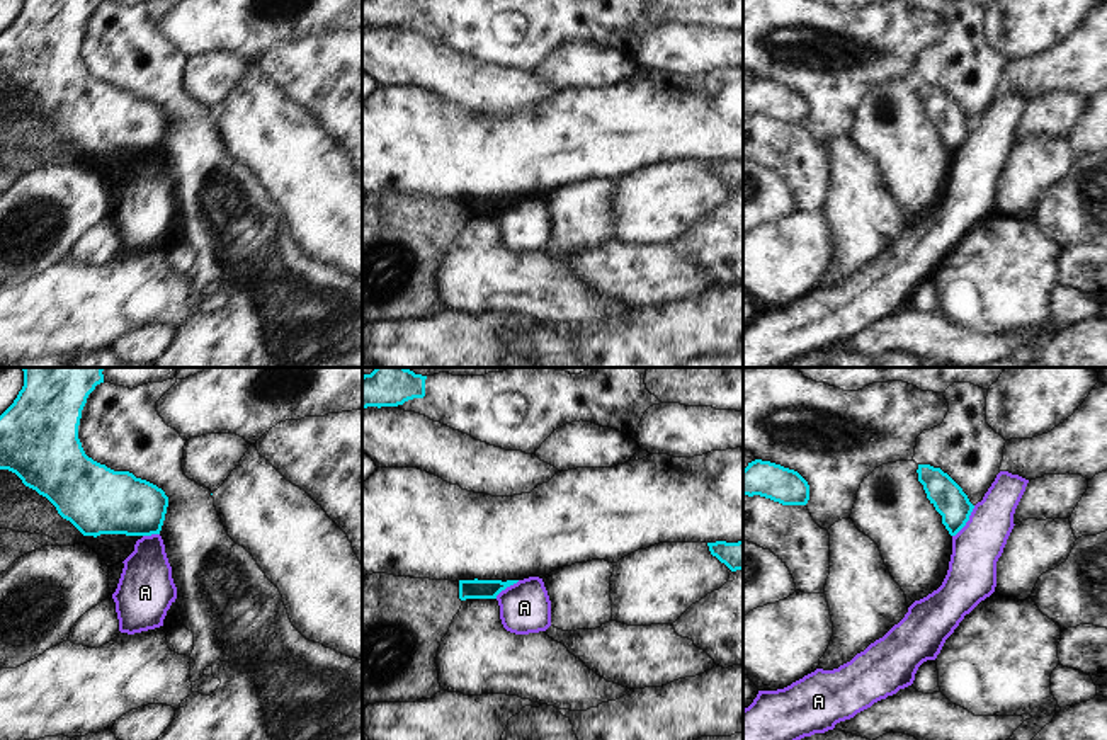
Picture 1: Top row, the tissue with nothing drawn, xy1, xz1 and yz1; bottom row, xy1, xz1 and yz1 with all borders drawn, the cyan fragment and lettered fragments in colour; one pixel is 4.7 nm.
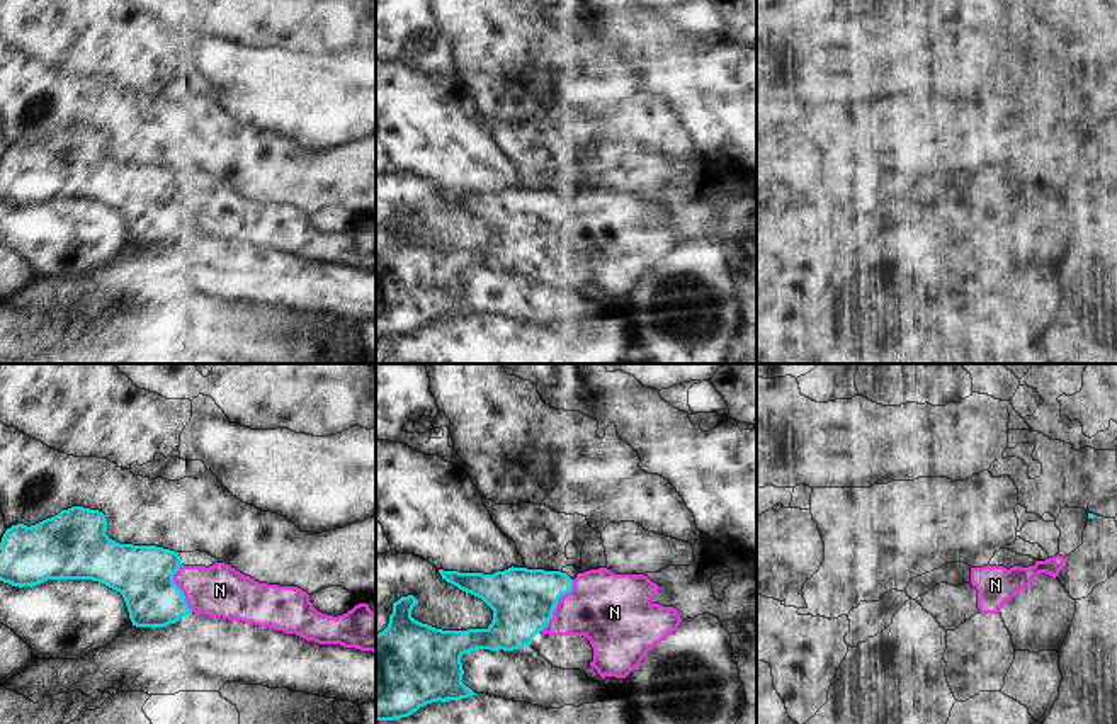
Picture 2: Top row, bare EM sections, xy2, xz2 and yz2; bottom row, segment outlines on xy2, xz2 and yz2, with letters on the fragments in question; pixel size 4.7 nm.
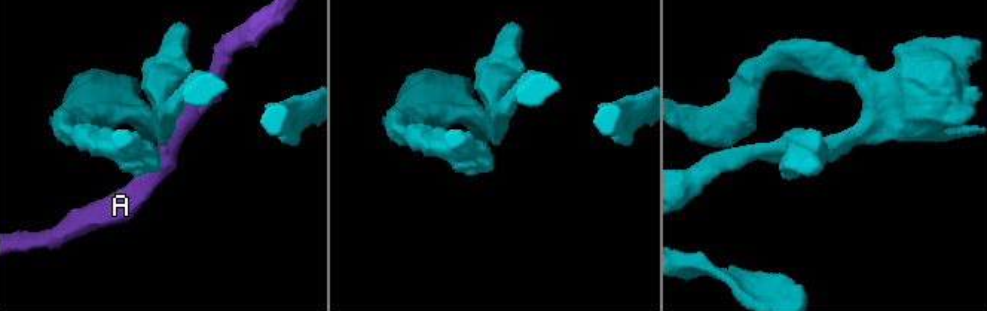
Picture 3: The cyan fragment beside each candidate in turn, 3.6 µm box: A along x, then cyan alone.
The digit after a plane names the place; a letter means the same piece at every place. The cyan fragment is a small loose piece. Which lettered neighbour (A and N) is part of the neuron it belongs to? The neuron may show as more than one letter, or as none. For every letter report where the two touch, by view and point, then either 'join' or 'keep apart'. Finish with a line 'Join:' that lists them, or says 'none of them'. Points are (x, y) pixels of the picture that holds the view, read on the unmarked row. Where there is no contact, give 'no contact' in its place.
A: yz1 (968, 138) | keep apart
N: xz2 (556, 223) | join
Join: N

